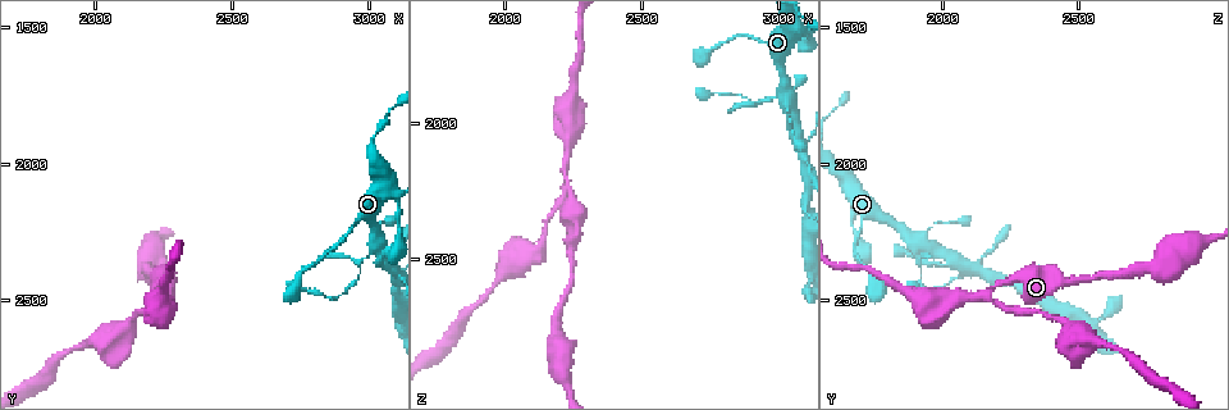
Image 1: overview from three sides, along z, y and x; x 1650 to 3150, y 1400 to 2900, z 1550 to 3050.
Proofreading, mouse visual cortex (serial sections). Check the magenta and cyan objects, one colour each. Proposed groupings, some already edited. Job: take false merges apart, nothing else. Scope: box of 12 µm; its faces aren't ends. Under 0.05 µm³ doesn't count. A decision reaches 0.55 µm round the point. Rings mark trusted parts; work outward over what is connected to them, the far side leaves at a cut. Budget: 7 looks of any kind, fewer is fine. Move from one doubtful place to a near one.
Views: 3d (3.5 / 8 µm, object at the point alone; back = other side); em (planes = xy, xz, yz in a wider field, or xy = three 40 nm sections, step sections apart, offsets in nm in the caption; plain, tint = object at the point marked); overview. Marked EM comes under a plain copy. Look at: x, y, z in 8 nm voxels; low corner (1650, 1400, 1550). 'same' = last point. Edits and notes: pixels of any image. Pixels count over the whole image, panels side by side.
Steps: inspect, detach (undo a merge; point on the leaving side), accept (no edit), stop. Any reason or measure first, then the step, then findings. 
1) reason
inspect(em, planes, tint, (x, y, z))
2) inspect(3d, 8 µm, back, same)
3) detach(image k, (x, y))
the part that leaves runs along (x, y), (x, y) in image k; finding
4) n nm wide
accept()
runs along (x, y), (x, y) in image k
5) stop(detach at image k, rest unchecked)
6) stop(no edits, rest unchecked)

narrows sharply
inspect(3d, 3.5 µm, (3040, 2270, 1890))

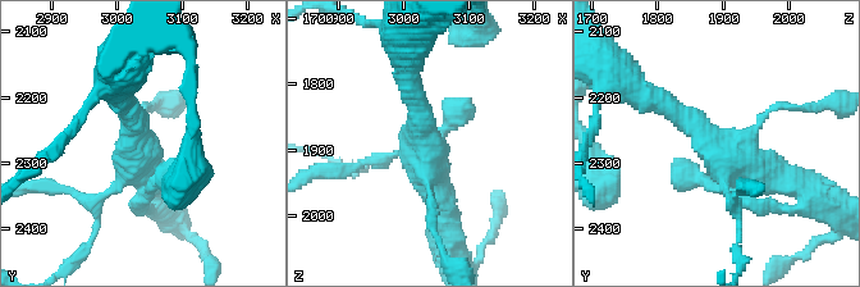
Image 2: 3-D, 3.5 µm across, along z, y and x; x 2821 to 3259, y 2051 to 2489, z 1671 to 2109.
accept()
runs along (668, 105), (721, 153), (803, 188) in image 2; all the same cell

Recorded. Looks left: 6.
a narrow waist
inspect(em, xy, step 5, tint, (2840, 2490, 1900))

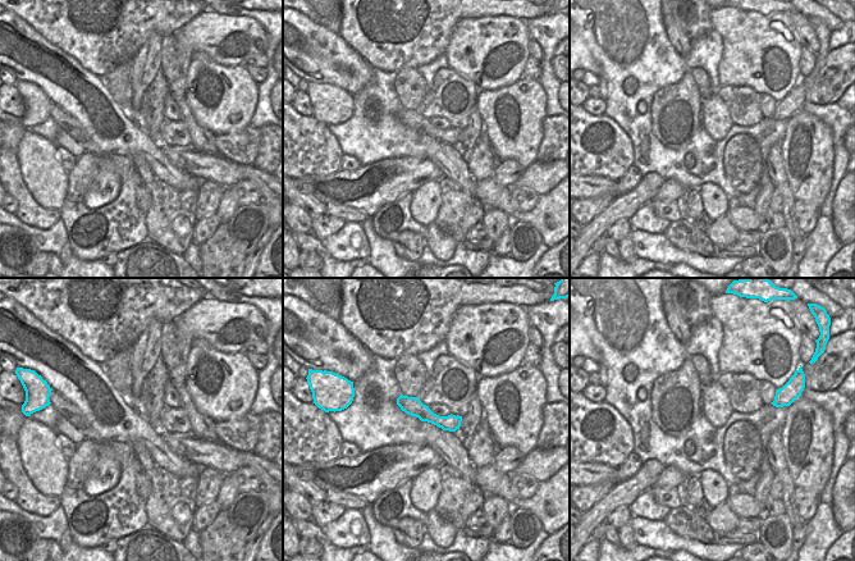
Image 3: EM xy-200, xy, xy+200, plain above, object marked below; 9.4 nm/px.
wider look
inspect(3d, 3.5 µm, back, same)

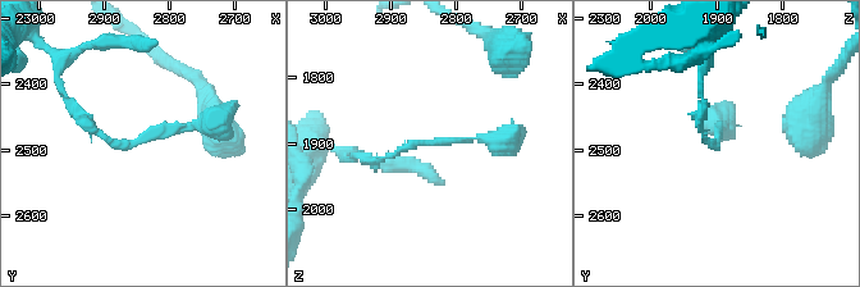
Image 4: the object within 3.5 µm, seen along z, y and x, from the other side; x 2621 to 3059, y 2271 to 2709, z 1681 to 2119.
accept()
all the same cell

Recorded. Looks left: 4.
thick turns thin
inspect(3d, 3.5 µm, (2210, 2490, 2170))

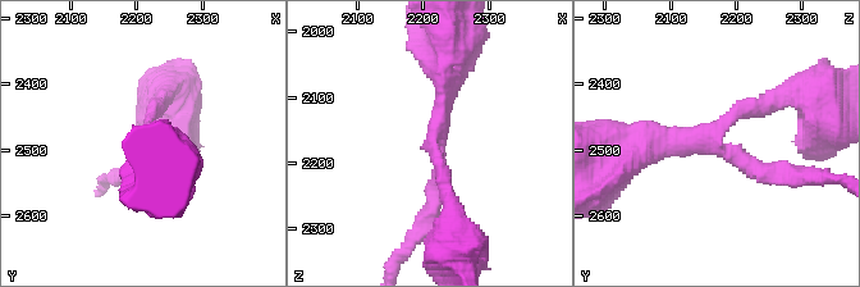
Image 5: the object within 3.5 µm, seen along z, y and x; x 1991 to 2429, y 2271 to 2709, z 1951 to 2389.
3 arms; arms of 200, 200, 350 nm; shape alone is not enough
inspect(em, xy, step 5, tint, (2220, 2485, 2165))

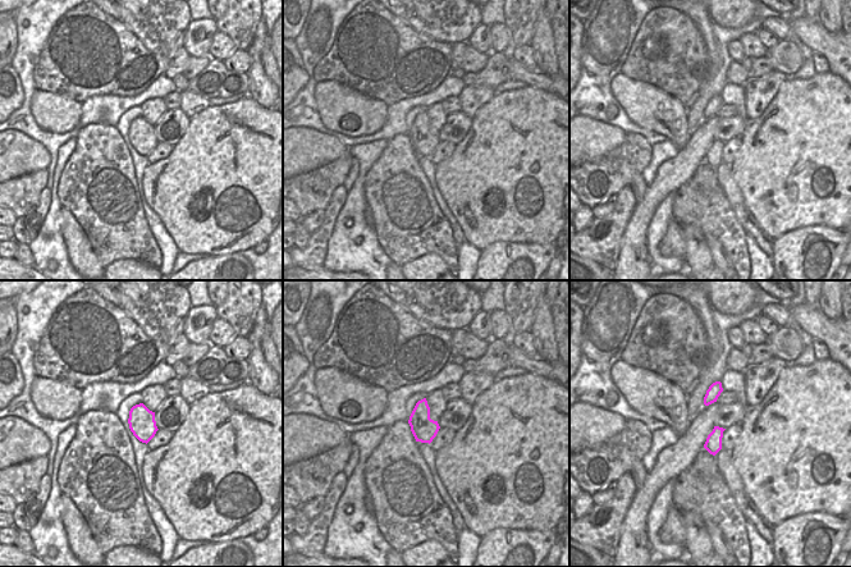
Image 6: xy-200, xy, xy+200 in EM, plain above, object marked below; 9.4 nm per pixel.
accept()
runs along (163, 99), (147, 123), (147, 174) in image 5; continuous, no second cell

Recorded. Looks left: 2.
stop(no edits, rest unchecked)

